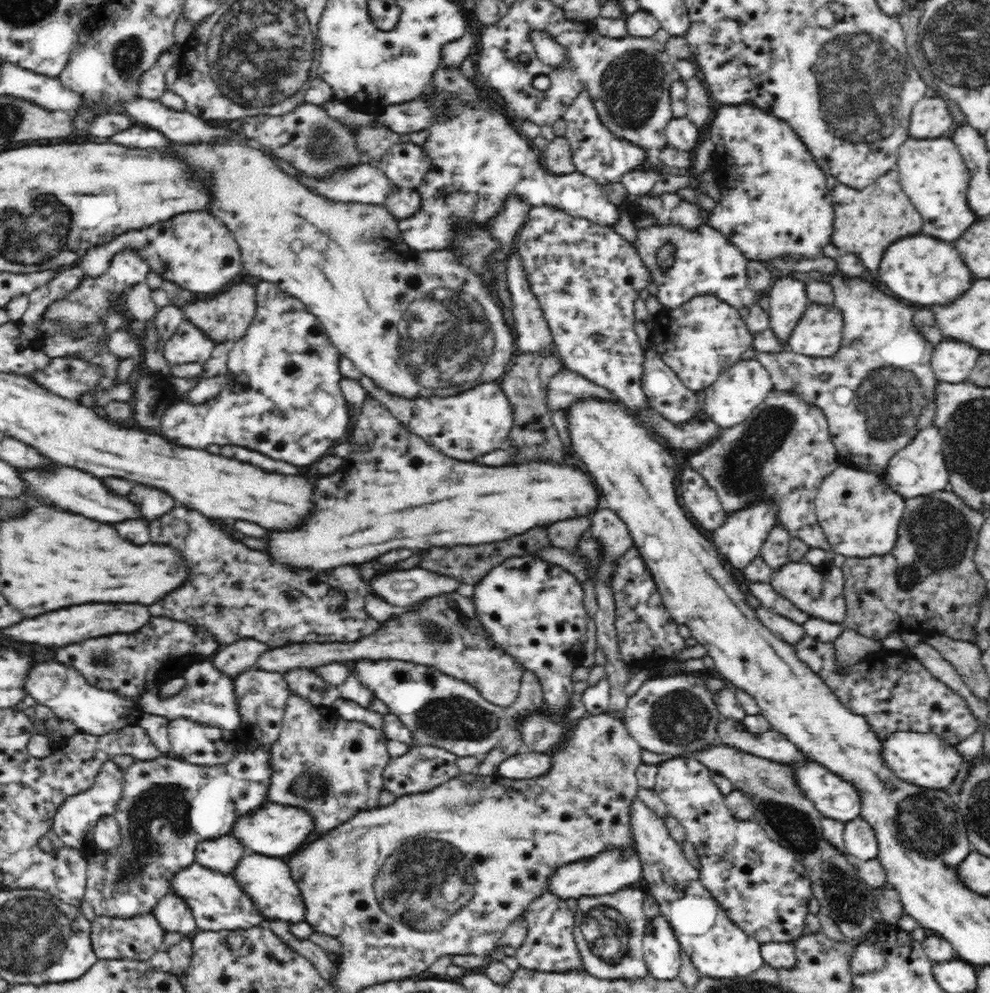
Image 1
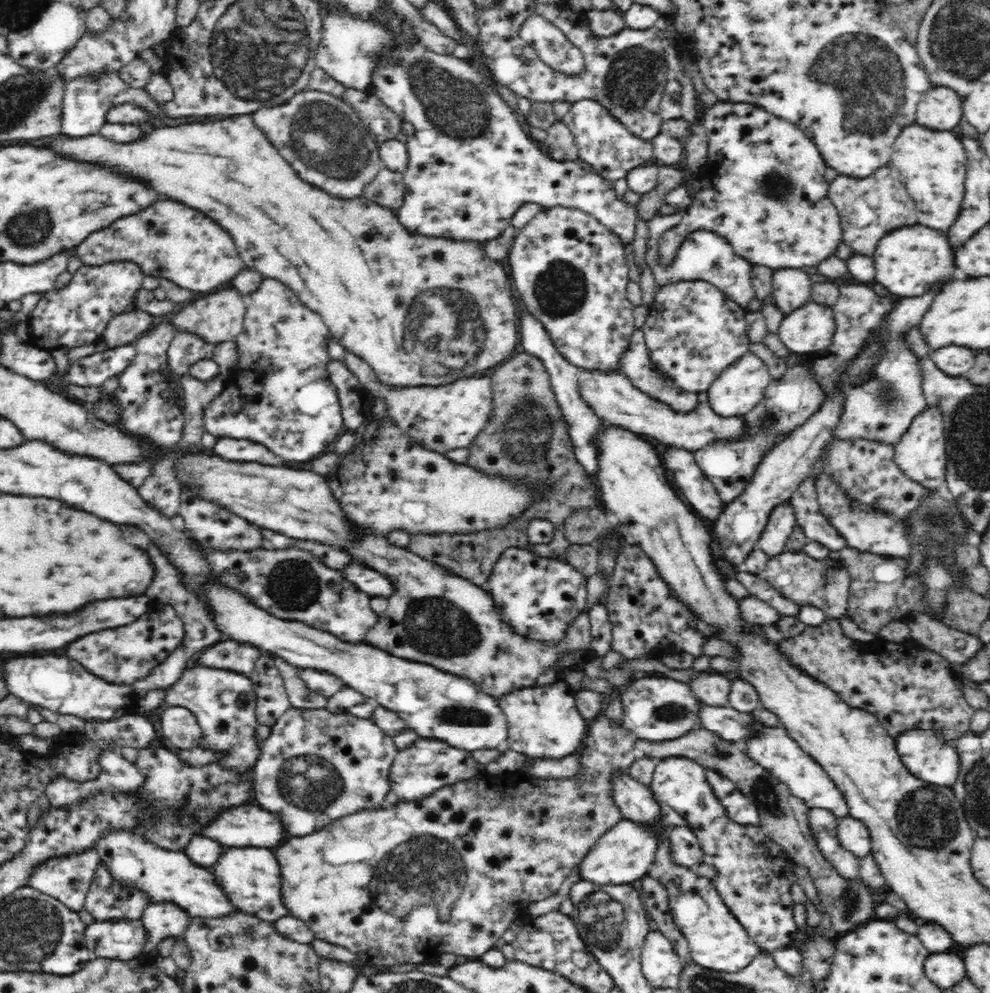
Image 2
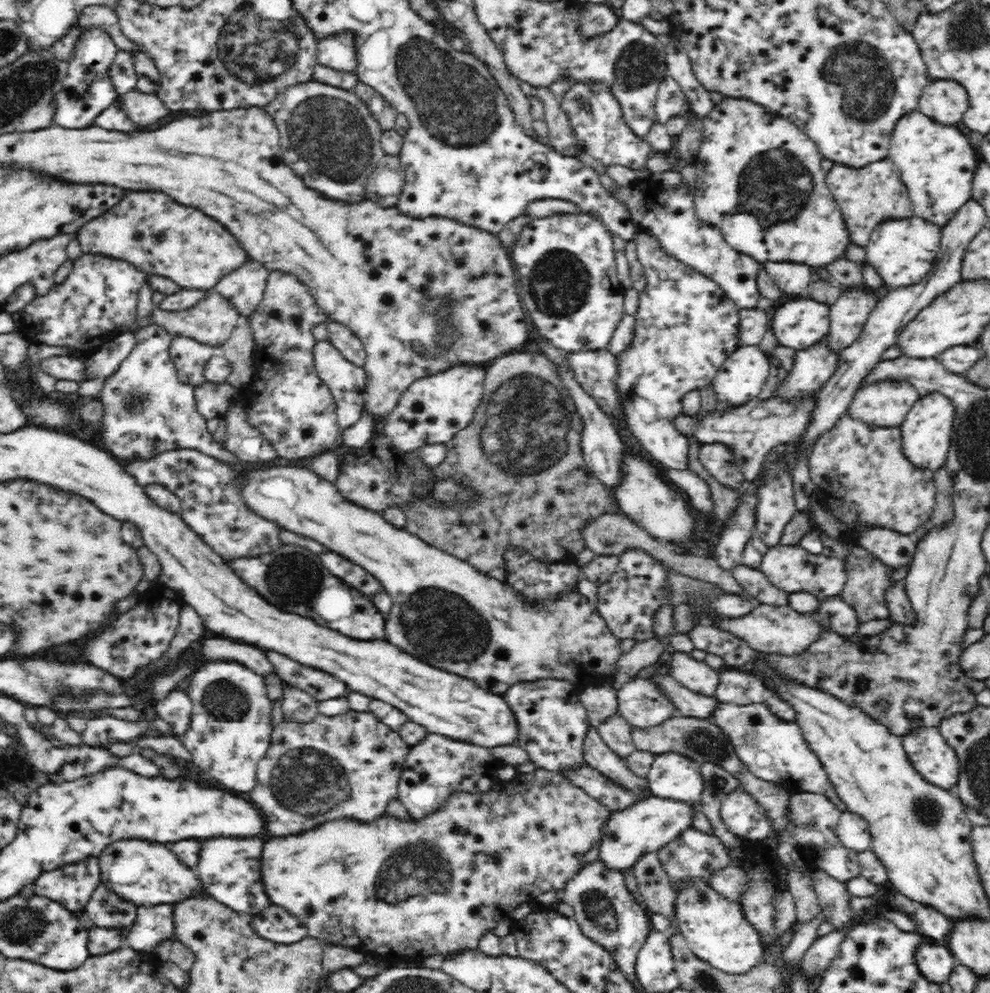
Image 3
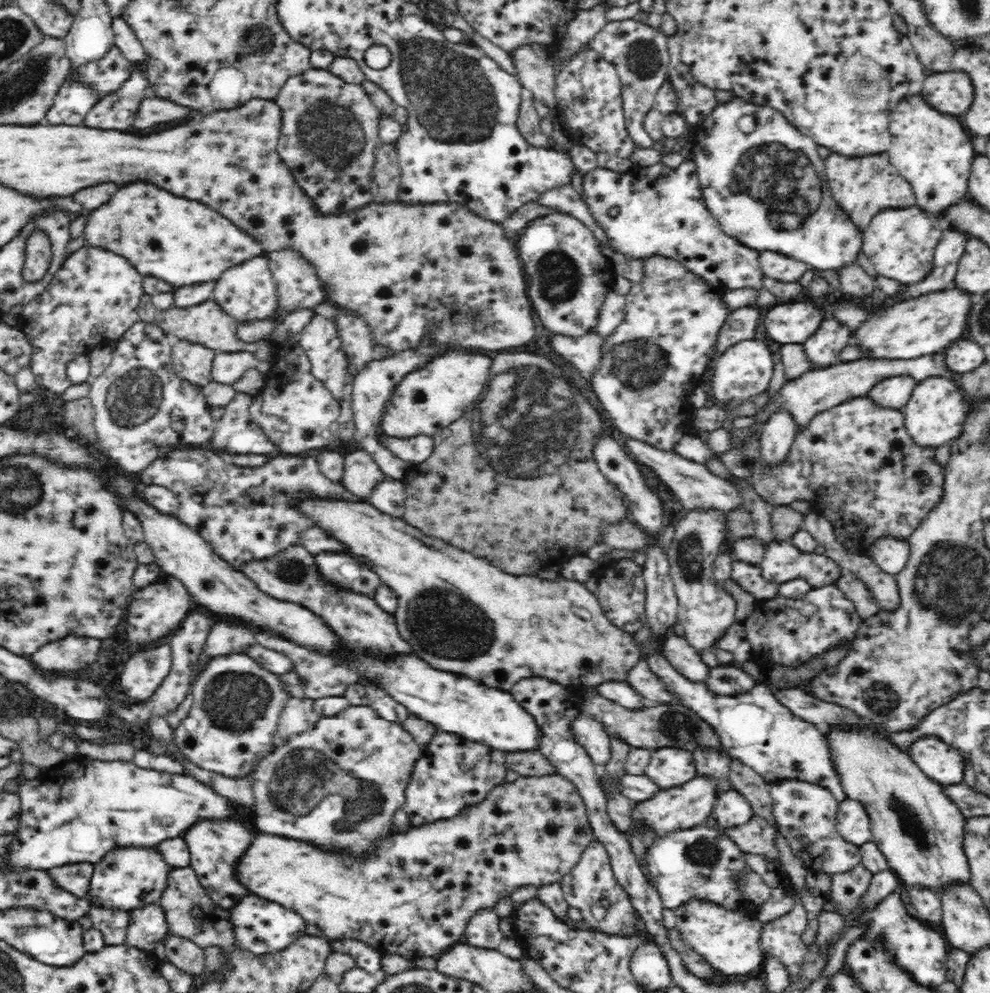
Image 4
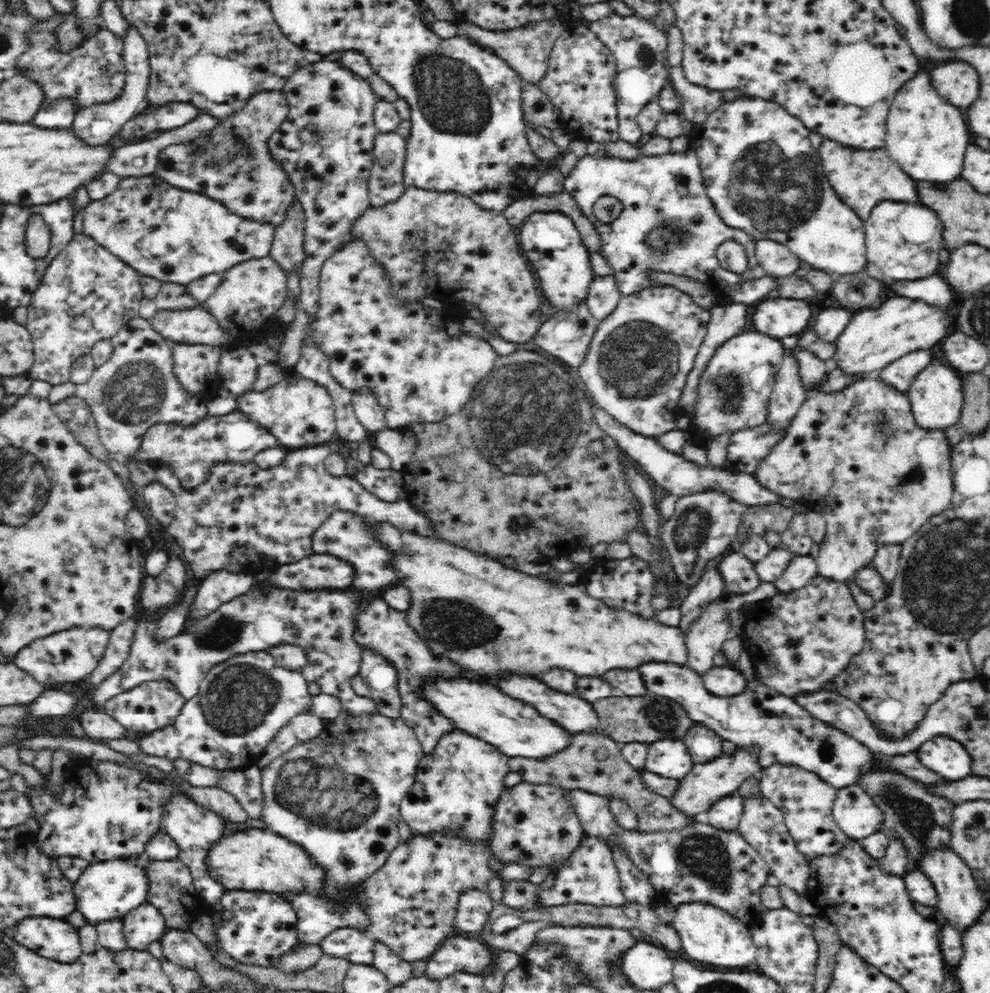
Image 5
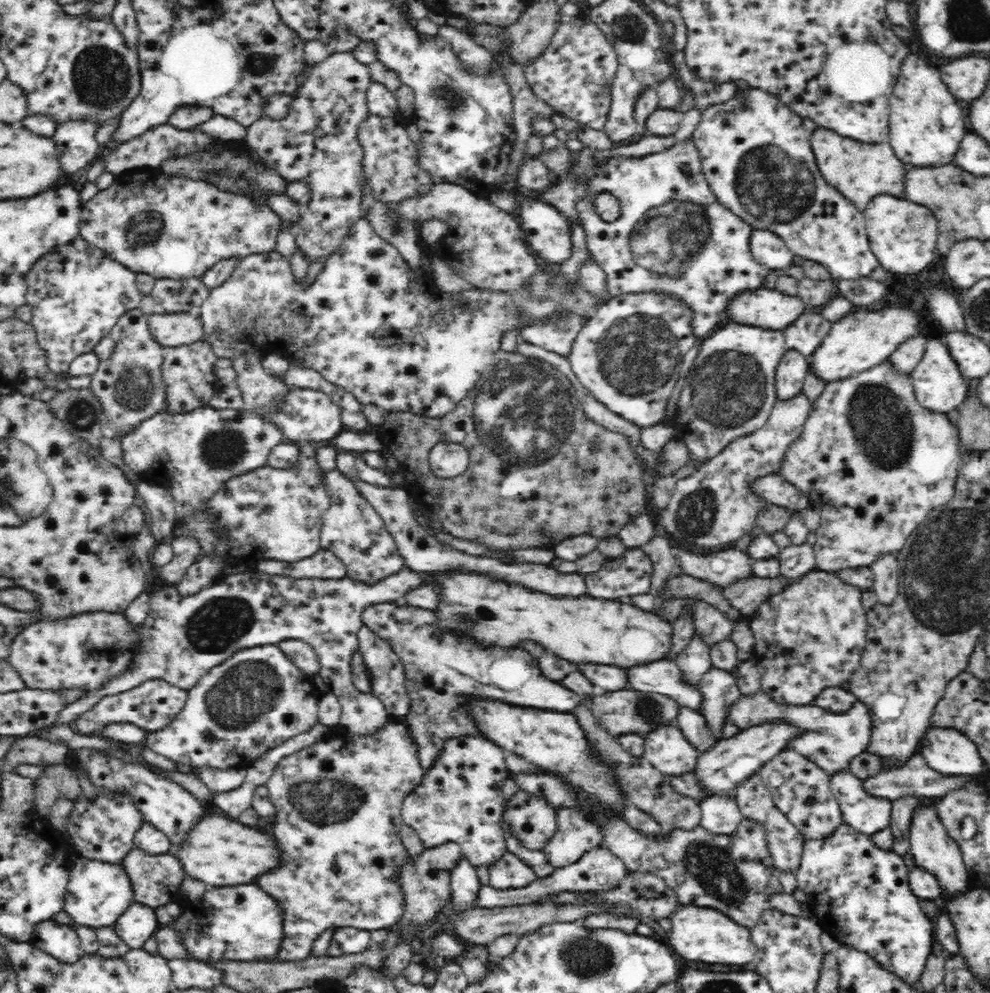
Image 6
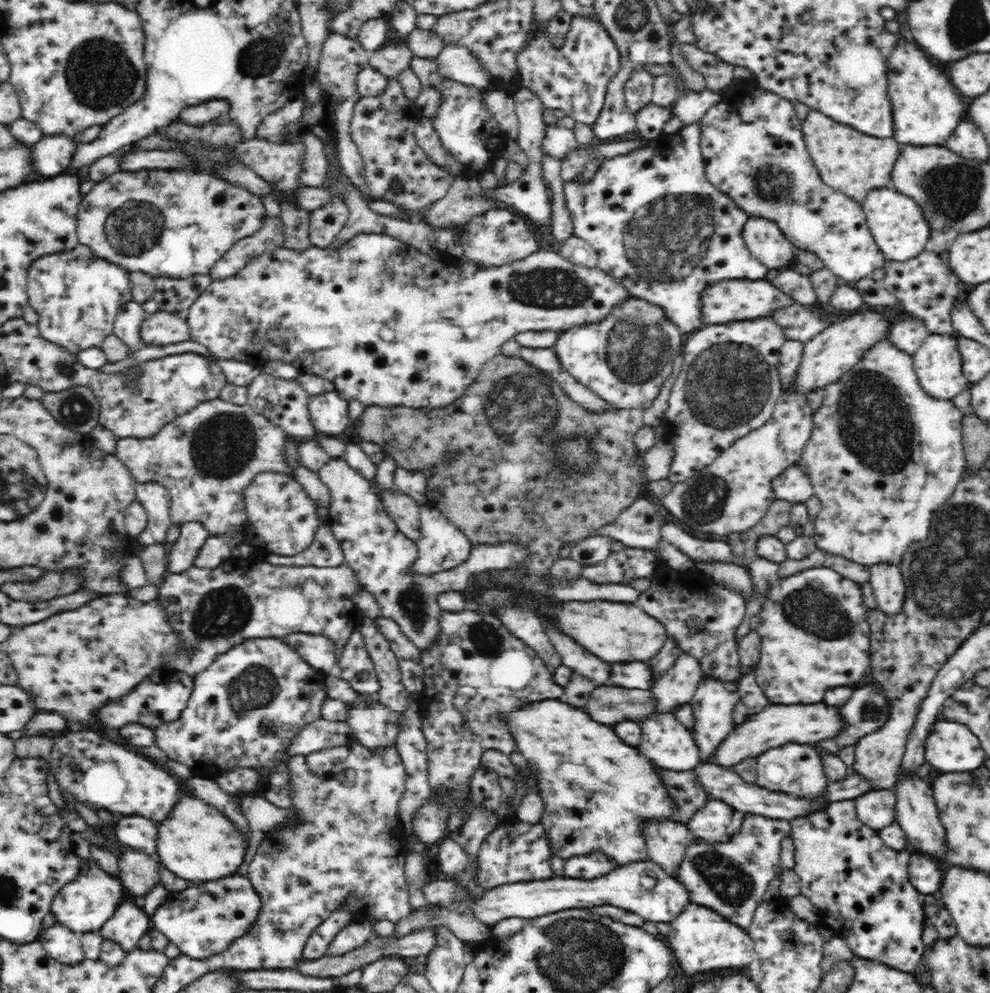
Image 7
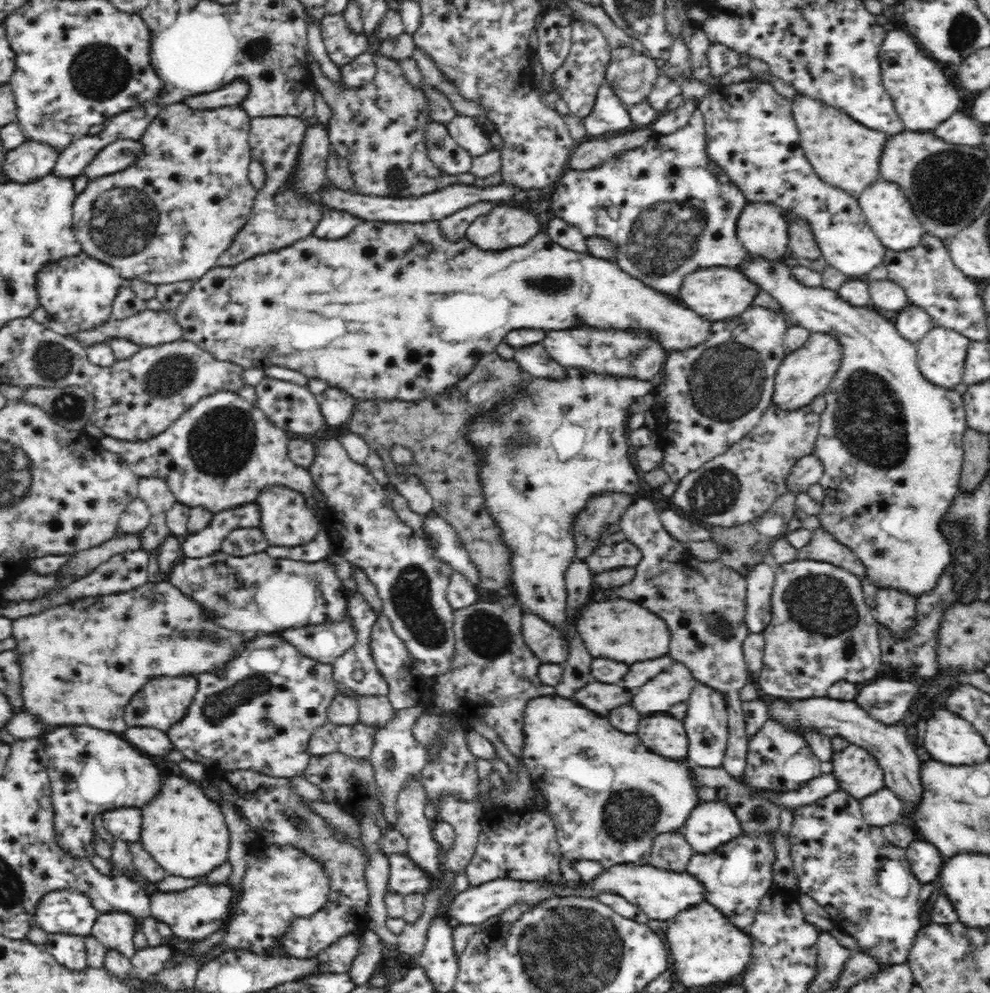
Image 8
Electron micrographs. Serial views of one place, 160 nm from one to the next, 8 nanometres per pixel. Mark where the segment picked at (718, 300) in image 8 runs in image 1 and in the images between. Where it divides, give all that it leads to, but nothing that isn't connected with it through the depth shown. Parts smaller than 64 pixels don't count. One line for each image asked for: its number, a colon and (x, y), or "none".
1: (818, 333)
2: (808, 329)
3: (799, 324)
4: (784, 323)
5: (779, 317)
6: (768, 308)
7: (729, 299)

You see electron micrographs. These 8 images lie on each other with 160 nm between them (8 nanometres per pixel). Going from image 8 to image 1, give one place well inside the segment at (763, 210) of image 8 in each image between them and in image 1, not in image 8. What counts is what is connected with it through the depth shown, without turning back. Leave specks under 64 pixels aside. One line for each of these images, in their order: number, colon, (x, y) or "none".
1: (788, 299)
2: (792, 287)
3: (790, 277)
4: (774, 264)
5: (777, 260)
6: (769, 250)
7: (763, 237)

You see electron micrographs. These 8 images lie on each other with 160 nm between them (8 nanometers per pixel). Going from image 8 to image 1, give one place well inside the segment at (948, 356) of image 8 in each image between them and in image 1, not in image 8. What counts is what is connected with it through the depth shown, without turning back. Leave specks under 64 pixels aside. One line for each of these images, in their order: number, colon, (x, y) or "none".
1: (918, 469)
2: (921, 453)
3: (927, 429)
4: (936, 410)
5: (936, 395)
6: (938, 383)
7: (937, 361)

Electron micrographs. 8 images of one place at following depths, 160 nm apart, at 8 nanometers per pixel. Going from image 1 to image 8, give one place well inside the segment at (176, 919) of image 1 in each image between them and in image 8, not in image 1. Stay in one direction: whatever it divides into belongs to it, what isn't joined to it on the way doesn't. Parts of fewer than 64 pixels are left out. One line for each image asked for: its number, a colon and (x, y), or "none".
2: (160, 921)
3: (153, 924)
4: (147, 926)
5: (143, 925)
6: (138, 922)
7: (128, 924)
8: (114, 930)

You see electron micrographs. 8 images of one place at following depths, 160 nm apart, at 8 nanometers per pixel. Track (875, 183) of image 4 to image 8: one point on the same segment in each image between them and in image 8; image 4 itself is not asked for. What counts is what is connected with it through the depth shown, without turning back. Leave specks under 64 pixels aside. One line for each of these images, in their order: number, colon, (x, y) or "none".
5: (862, 178)
6: (859, 171)
7: (853, 162)
8: (844, 153)

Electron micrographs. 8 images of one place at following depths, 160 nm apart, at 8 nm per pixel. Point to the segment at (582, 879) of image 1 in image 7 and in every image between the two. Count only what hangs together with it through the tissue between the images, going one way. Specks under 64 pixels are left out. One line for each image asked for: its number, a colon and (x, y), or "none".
2: (624, 853)
3: (648, 825)
4: (679, 807)
5: (706, 783)
6: (728, 762)
7: (776, 724)

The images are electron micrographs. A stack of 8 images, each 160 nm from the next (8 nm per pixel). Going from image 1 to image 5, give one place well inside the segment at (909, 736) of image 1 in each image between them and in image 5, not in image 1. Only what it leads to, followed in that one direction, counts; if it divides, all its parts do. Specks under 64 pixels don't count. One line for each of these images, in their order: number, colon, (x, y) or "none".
2: (928, 755)
3: (931, 755)
4: (944, 764)
5: (949, 758)

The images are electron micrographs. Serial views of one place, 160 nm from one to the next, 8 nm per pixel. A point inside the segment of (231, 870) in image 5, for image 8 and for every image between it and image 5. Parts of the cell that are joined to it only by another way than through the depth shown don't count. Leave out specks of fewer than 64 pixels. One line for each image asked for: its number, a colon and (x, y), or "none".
6: (219, 851)
7: (196, 842)
8: (185, 832)

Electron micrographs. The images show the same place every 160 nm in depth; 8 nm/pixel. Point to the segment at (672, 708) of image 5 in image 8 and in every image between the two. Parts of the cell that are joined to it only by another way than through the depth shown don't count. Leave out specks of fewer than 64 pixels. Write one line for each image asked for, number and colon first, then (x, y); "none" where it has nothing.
6: (625, 711)
7: (607, 704)
8: (601, 697)

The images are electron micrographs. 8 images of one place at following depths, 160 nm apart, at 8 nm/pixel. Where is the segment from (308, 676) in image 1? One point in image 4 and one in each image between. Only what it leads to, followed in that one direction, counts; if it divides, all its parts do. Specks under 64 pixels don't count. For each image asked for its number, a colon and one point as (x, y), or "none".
2: (300, 697)
3: (298, 706)
4: (298, 715)

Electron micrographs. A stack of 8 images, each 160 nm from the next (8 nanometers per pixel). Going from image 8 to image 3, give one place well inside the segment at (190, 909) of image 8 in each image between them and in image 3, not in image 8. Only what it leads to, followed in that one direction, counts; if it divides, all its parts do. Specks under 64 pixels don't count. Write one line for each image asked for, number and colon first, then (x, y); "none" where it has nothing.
3: (274, 923)
4: (259, 926)
5: (257, 927)
6: (242, 922)
7: (202, 919)

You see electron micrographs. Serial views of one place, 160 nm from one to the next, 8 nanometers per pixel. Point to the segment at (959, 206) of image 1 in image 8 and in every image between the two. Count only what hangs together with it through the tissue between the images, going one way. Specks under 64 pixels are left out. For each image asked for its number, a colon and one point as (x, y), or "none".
2: (932, 162)
3: (936, 162)
4: (931, 150)
5: (927, 137)
6: (927, 123)
7: (926, 107)
8: (922, 95)

